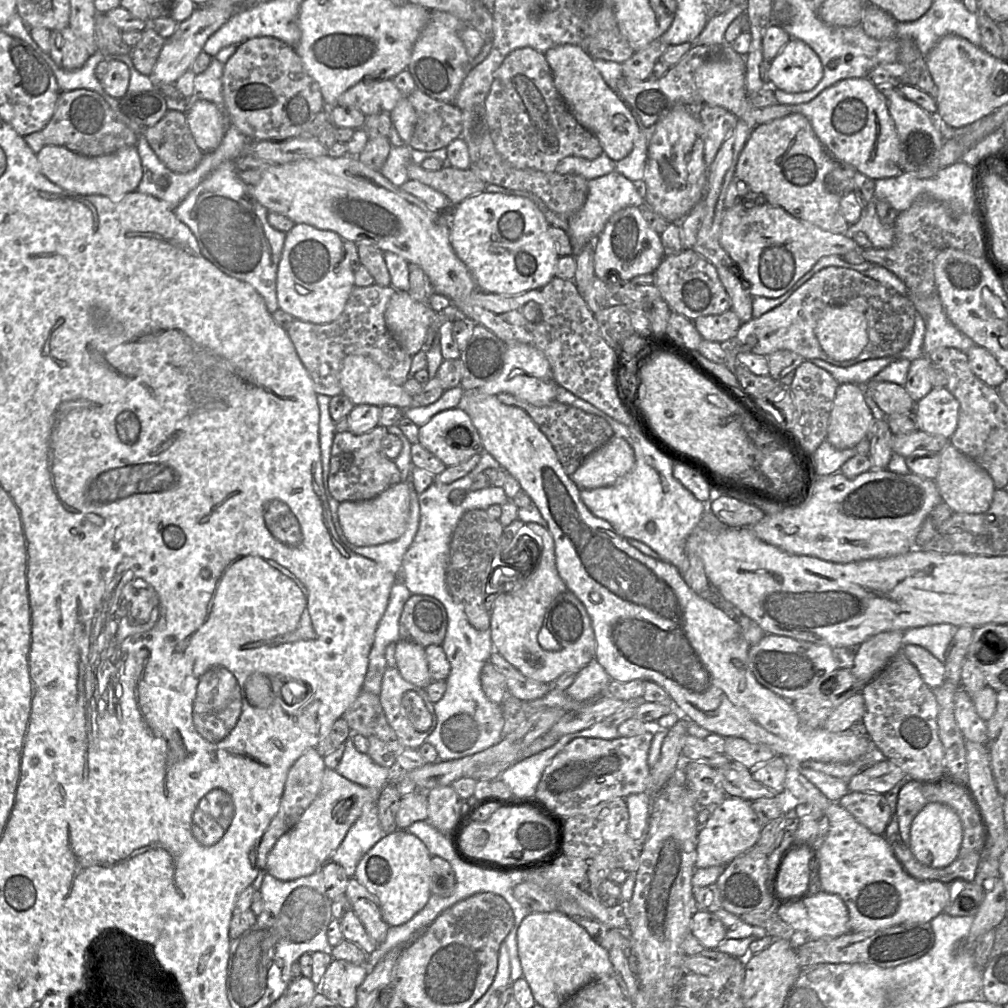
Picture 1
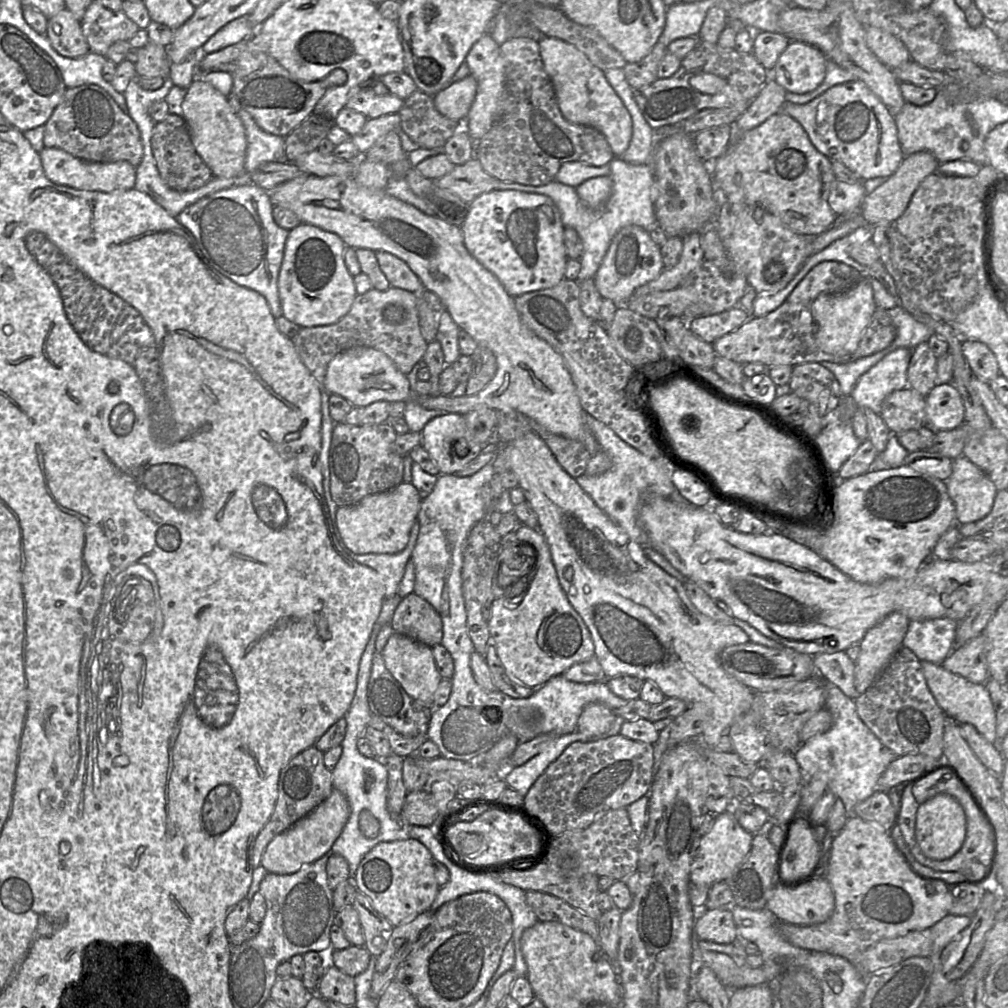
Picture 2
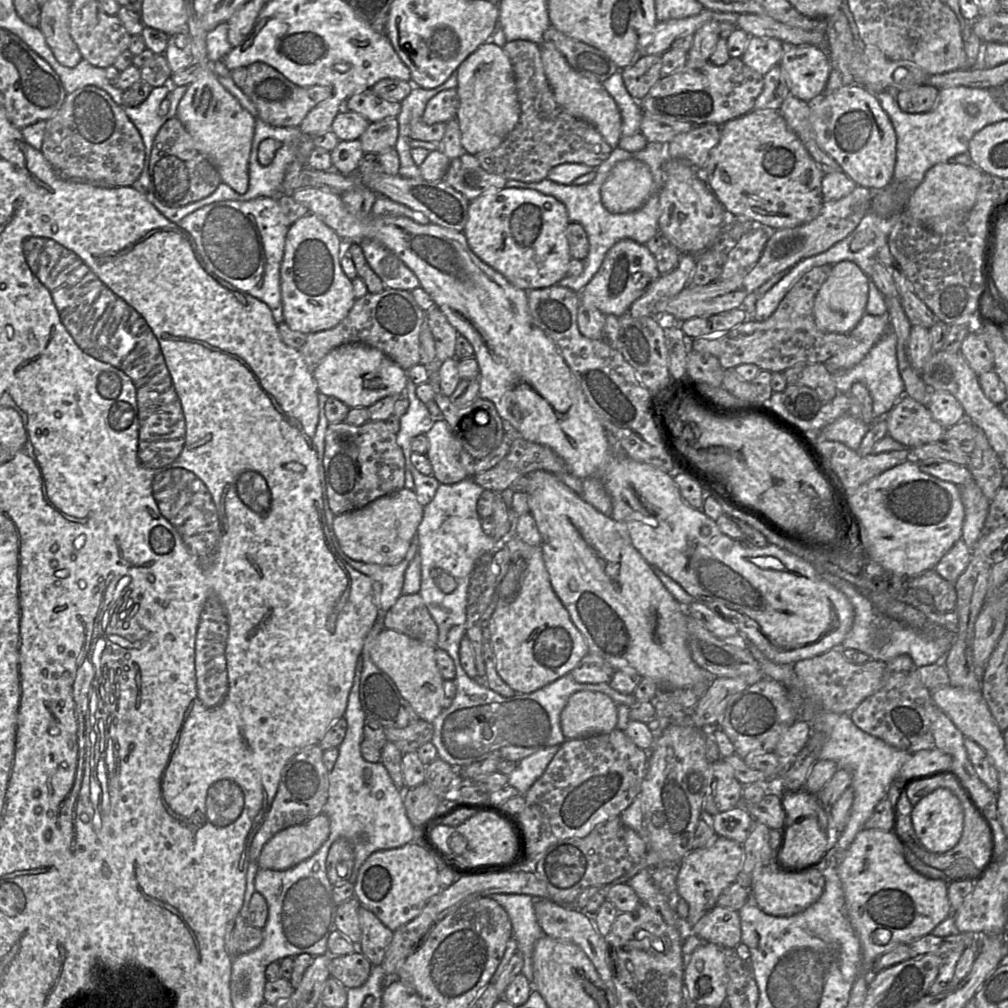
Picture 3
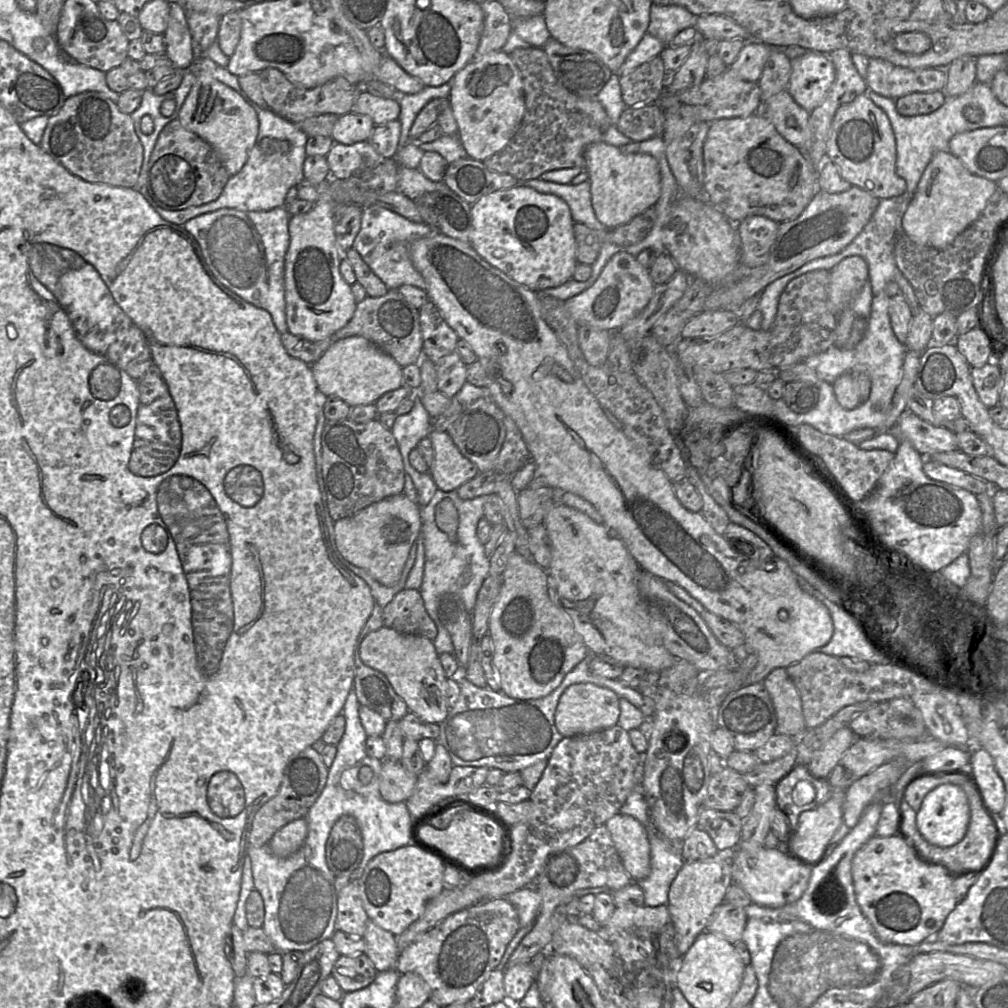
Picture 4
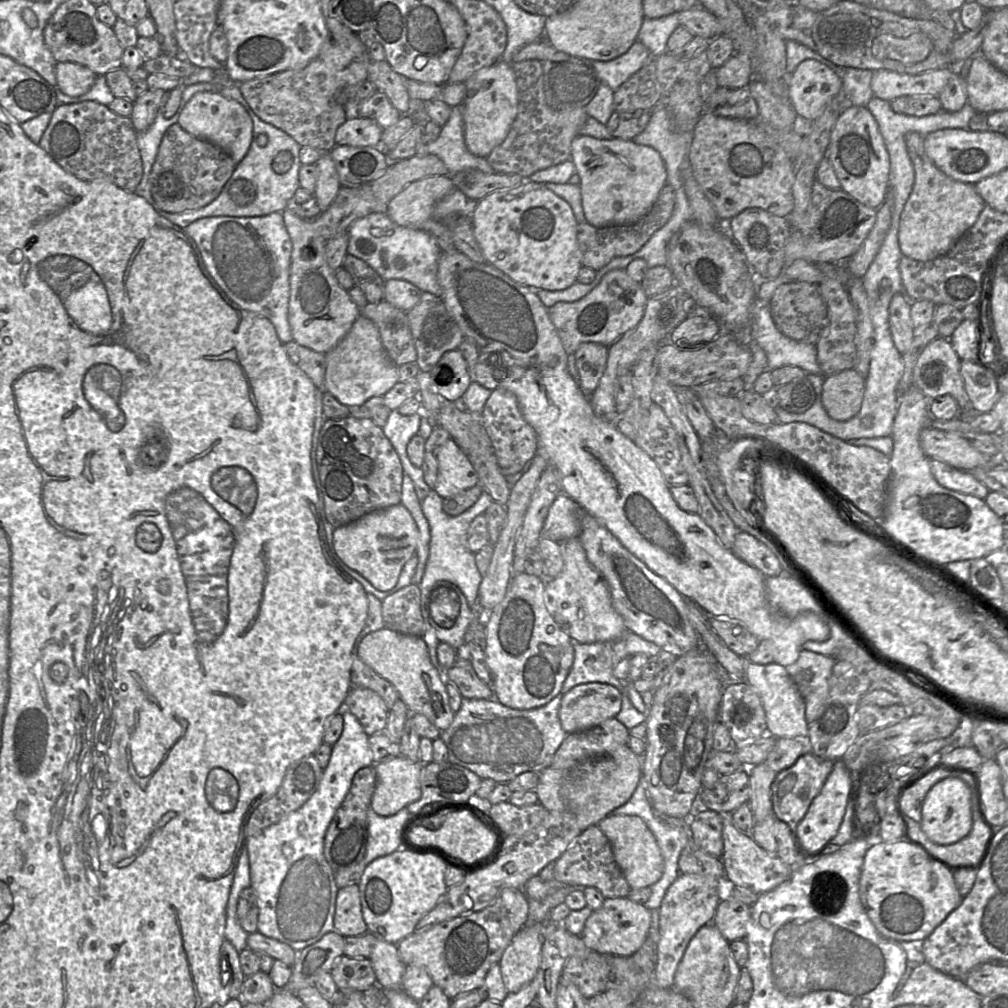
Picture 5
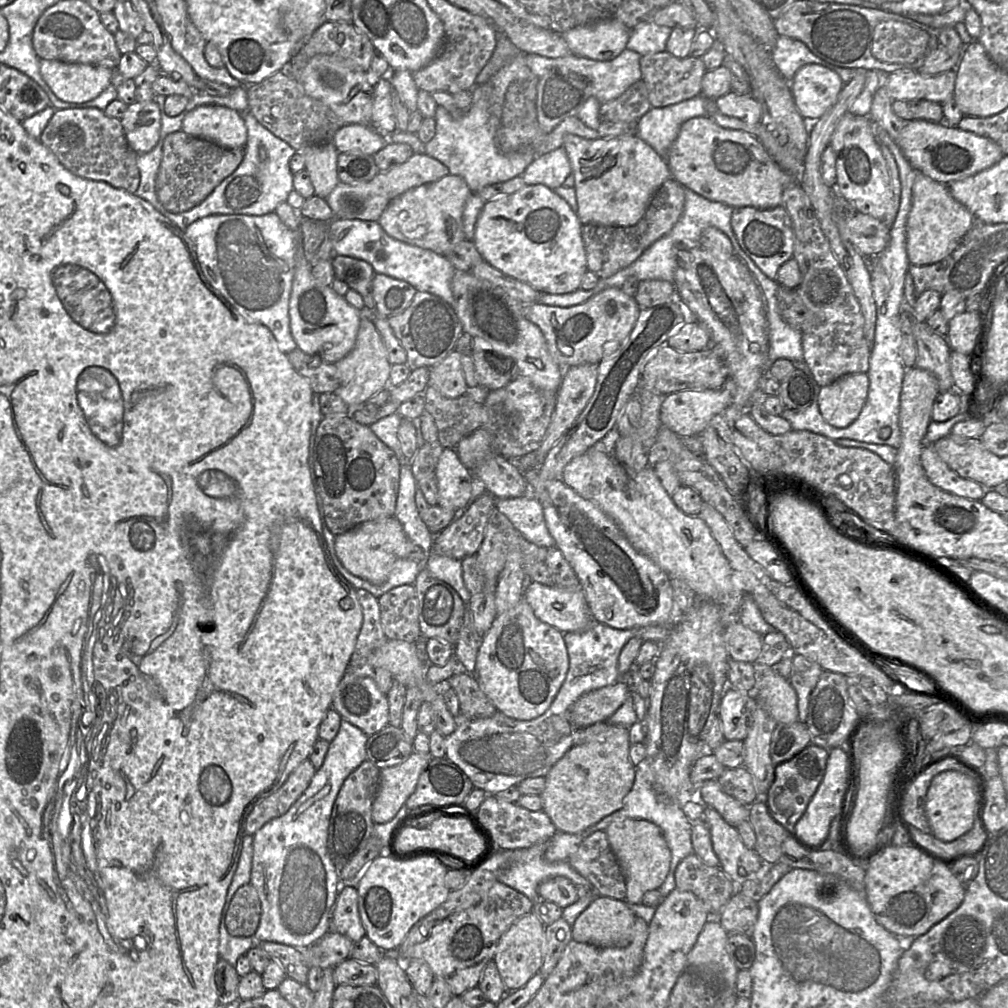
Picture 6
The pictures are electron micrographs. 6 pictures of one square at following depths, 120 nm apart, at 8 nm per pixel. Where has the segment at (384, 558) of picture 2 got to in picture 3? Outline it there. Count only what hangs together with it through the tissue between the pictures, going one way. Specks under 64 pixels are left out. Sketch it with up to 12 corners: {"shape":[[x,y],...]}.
{"shape":[[417,534],[397,565],[340,556],[372,580],[374,600],[386,613],[402,595],[407,559],[418,552]]}

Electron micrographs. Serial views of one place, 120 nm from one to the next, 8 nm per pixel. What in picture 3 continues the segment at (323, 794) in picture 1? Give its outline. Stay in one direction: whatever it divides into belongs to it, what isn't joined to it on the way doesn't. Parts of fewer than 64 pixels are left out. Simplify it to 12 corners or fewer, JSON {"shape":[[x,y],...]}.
{"shape":[[320,813],[276,833],[256,862],[290,869],[327,840],[329,818]]}

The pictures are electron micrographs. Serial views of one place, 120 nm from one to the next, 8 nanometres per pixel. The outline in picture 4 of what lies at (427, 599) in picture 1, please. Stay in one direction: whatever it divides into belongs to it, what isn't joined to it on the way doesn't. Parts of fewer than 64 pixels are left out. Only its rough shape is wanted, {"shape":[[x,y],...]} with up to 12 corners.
{"shape":[[418,589],[382,608],[383,626],[433,641],[437,627]]}

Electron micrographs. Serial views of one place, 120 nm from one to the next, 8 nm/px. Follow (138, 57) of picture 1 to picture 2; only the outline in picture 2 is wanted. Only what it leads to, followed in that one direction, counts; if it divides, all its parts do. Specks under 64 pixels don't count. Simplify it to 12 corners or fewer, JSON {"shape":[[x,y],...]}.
{"shape":[[148,41],[135,69],[139,77],[167,79],[167,48]]}

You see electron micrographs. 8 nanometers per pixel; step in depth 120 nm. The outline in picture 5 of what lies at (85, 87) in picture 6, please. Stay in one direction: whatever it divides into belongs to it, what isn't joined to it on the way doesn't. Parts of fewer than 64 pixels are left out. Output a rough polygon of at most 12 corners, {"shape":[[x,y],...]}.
{"shape":[[57,63],[58,88],[71,97],[86,94],[97,78],[89,68]]}

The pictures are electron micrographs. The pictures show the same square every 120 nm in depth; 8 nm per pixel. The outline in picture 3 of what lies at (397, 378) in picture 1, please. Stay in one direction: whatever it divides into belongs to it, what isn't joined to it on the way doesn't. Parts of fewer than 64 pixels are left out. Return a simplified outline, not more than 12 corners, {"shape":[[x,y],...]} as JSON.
{"shape":[[408,290],[355,300],[335,327],[299,349],[311,373],[332,349],[360,342],[406,371],[420,363],[426,312]]}

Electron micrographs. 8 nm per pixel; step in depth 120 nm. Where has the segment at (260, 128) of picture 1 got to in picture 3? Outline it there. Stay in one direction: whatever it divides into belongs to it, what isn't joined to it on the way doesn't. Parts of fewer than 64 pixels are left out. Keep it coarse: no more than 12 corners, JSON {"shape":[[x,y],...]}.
{"shape":[[263,62],[247,67],[241,90],[261,120],[299,127],[333,94],[298,86]]}

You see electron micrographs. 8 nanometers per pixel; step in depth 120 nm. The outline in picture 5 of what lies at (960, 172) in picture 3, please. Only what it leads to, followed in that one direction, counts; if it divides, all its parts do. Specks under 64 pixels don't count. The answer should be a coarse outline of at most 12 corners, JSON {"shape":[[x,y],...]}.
{"shape":[[907,133],[915,180],[900,218],[902,256],[946,255],[986,204]]}

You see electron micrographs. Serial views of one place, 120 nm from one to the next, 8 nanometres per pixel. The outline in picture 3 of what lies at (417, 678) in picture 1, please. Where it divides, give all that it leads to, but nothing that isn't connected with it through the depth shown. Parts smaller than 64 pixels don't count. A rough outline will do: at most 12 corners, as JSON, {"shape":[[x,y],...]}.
{"shape":[[392,629],[370,657],[420,719],[442,712],[436,646]]}

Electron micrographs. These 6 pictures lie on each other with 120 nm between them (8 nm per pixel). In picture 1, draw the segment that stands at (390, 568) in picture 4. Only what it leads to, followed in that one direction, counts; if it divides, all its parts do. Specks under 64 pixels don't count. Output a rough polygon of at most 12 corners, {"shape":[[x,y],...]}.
{"shape":[[399,482],[368,501],[344,501],[338,519],[354,546],[406,530],[410,489]]}

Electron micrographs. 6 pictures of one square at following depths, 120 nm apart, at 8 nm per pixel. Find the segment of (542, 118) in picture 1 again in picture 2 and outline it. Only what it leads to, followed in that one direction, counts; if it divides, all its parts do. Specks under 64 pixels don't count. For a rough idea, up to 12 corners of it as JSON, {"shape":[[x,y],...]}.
{"shape":[[538,42],[500,46],[502,116],[474,157],[501,182],[542,186],[566,162],[615,156],[561,113]]}

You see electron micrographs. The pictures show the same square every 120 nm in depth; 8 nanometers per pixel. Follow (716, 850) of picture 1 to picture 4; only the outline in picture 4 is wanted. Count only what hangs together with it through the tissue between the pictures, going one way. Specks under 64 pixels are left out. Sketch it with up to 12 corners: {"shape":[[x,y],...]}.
{"shape":[[730,853],[684,862],[668,893],[681,957],[733,884]]}

